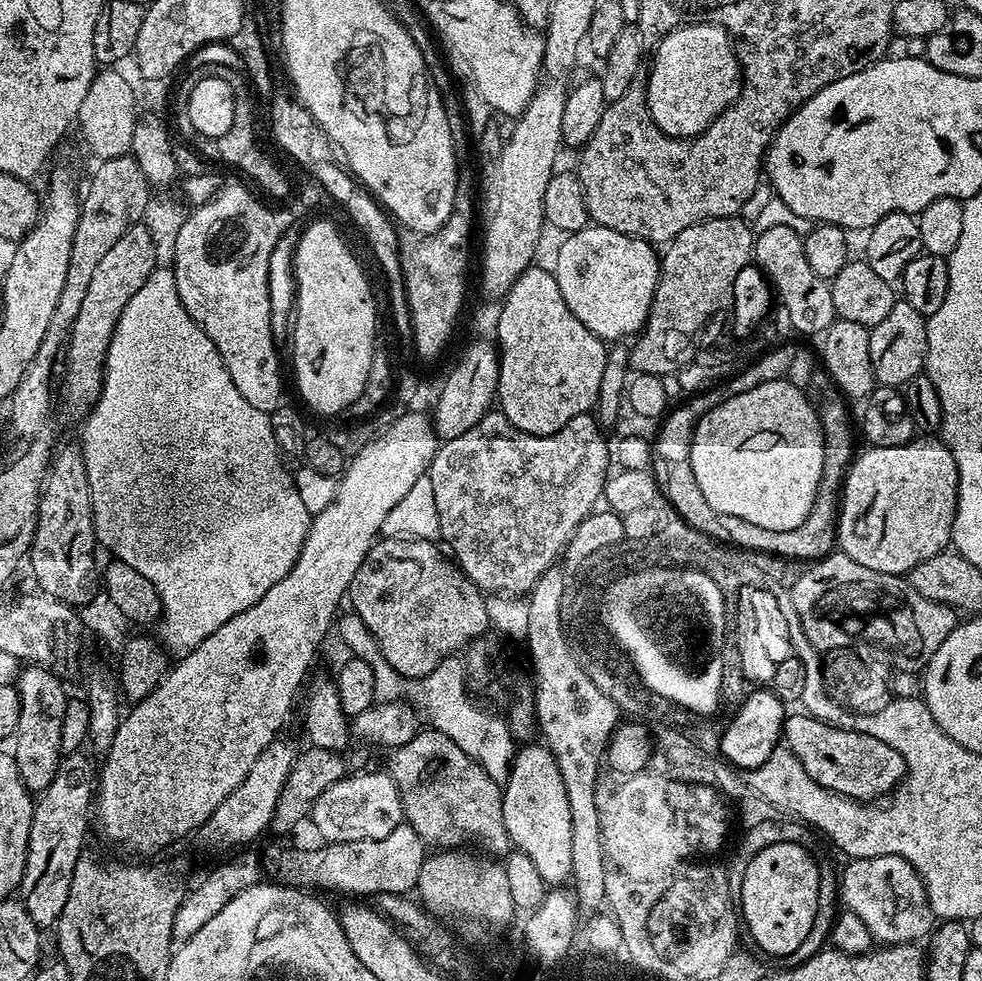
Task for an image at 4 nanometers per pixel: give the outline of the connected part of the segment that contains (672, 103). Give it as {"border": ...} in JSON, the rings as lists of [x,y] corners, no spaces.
{"border":[[[689,24],[661,38],[655,47],[650,76],[645,83],[645,104],[653,122],[668,136],[689,139],[698,136],[736,101],[743,83],[735,45],[728,30],[720,24]]]}

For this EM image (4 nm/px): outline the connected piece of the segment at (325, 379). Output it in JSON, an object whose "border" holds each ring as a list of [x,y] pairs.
{"border":[[[320,220],[300,233],[300,244],[295,255],[295,307],[294,327],[290,332],[292,364],[296,367],[296,388],[300,396],[316,412],[332,416],[335,412],[351,409],[362,394],[366,378],[370,374],[372,353],[378,347],[376,341],[376,300],[372,288],[356,261],[356,256],[344,245],[340,232],[332,224]]]}

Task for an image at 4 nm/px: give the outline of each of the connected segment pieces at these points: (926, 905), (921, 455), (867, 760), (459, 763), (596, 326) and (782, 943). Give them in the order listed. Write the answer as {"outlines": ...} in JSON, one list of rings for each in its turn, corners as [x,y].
{"outlines":[[[[900,856],[852,858],[847,863],[844,876],[842,872],[838,880],[838,896],[844,899],[843,907],[847,911],[866,922],[873,941],[884,946],[916,944],[933,931],[932,907],[914,865]]],[[[914,438],[902,446],[865,447],[865,452],[853,459],[848,475],[844,477],[838,513],[838,548],[861,566],[870,566],[870,570],[904,576],[920,562],[949,547],[958,506],[958,466],[954,462],[954,454],[950,454],[939,439],[920,439]]],[[[811,714],[789,715],[784,721],[782,740],[794,758],[802,762],[806,774],[810,774],[810,778],[814,778],[820,788],[848,796],[852,800],[879,801],[887,797],[906,775],[902,754],[898,754],[894,746],[865,732],[829,724],[827,720]]],[[[435,730],[427,731],[417,731],[402,746],[391,749],[389,756],[392,757],[386,765],[387,773],[392,776],[400,792],[406,822],[421,836],[425,845],[437,844],[437,849],[440,850],[464,850],[471,846],[493,857],[503,857],[509,851],[510,841],[506,822],[502,818],[504,794],[501,785],[496,784],[494,778],[482,770],[478,761],[470,758],[466,750],[462,750],[462,746],[446,738],[446,734]]],[[[591,226],[569,231],[558,255],[558,266],[554,273],[558,290],[566,298],[566,306],[590,330],[605,342],[620,342],[623,336],[635,337],[648,320],[648,311],[656,293],[656,283],[660,280],[661,257],[657,249],[647,240],[622,234],[618,230]]],[[[794,841],[767,846],[754,855],[742,881],[738,912],[743,927],[748,927],[753,942],[762,951],[779,958],[794,953],[806,941],[807,934],[817,927],[816,911],[822,908],[818,898],[821,865],[806,848]]]]}

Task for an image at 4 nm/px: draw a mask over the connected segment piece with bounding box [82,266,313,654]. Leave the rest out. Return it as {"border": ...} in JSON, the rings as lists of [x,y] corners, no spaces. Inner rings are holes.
{"border":[[[158,266],[150,274],[148,281],[130,298],[126,310],[118,318],[118,326],[112,335],[108,347],[108,357],[104,363],[104,388],[100,392],[100,400],[88,413],[83,421],[84,440],[82,451],[86,474],[90,479],[90,498],[92,499],[92,517],[96,523],[96,539],[101,549],[109,548],[115,559],[126,562],[126,566],[134,566],[142,578],[150,578],[160,595],[164,607],[162,619],[159,621],[160,636],[158,640],[165,649],[173,648],[176,654],[187,654],[196,648],[218,626],[226,626],[234,614],[242,614],[242,610],[250,610],[274,582],[282,582],[286,574],[296,562],[302,546],[306,542],[308,527],[312,525],[313,514],[308,512],[305,503],[298,496],[293,473],[285,468],[280,460],[280,452],[276,448],[274,434],[271,430],[269,413],[250,406],[242,394],[238,394],[238,386],[230,378],[230,370],[222,362],[214,342],[206,338],[206,334],[190,318],[186,306],[182,306],[182,298],[178,298],[178,286],[171,267]],[[98,458],[96,468],[93,460]],[[98,477],[106,477],[100,482]]]}

